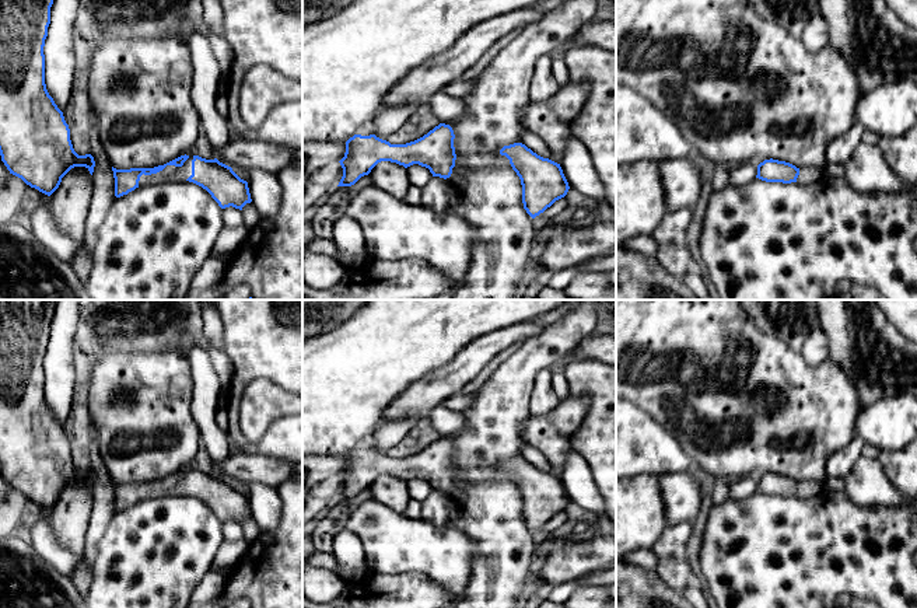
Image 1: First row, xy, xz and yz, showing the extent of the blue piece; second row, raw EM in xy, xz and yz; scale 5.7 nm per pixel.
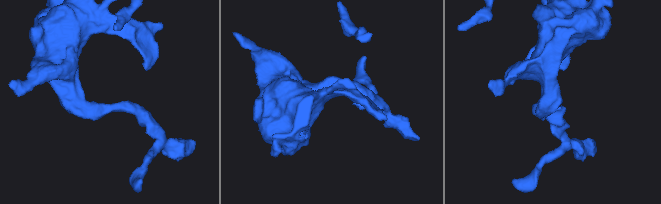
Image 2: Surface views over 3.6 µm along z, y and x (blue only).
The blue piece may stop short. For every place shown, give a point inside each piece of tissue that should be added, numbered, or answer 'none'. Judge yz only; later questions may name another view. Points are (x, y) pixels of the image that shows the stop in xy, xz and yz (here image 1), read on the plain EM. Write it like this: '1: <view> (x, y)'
1: yz (807, 489)

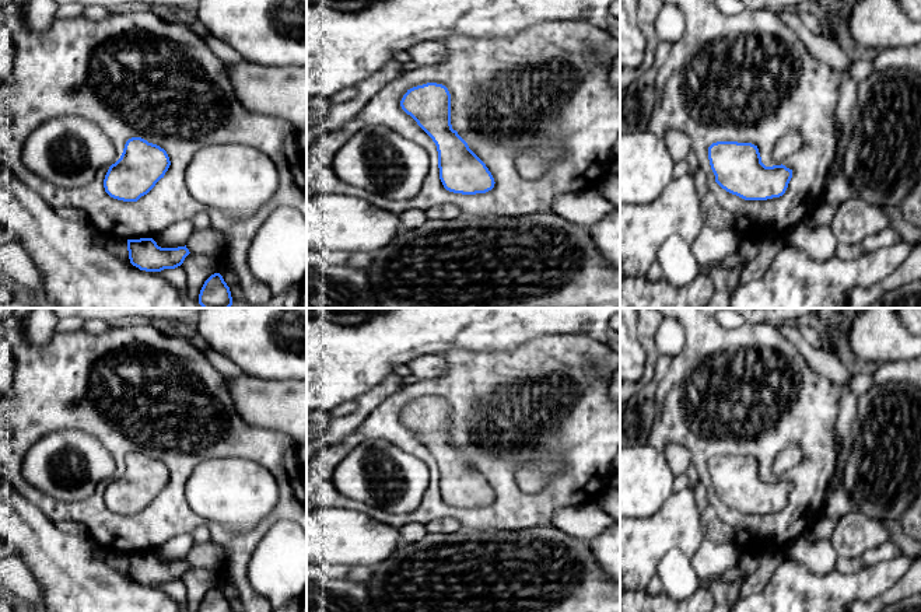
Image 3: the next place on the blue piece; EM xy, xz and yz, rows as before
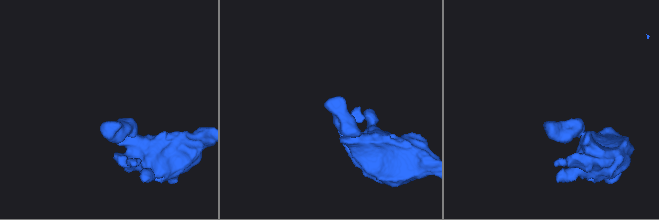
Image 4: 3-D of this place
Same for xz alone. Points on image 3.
none

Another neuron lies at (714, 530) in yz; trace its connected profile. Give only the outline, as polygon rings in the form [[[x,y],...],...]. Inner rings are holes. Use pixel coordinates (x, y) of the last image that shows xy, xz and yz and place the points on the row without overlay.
[[[698,482],[694,496],[701,514],[703,535],[714,543],[729,543],[736,539],[735,531],[725,524],[708,503],[705,486]]]

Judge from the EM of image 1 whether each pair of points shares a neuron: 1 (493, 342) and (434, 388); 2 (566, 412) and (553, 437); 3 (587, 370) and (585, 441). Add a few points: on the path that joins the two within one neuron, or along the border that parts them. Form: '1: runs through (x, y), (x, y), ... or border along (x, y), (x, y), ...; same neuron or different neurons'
1: runs through (479, 352), (448, 380); same neuron
2: runs through (566, 418), (553, 432); same neuron
3: runs through (598, 388), (598, 423); same neuron

